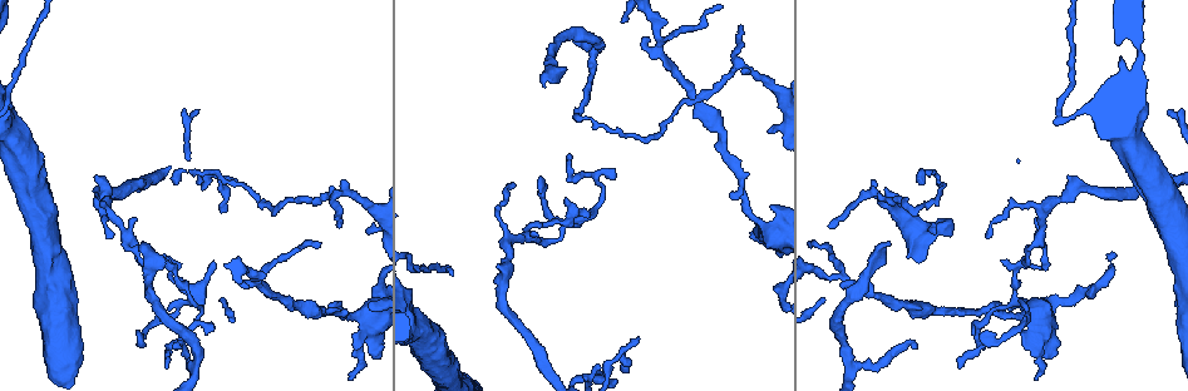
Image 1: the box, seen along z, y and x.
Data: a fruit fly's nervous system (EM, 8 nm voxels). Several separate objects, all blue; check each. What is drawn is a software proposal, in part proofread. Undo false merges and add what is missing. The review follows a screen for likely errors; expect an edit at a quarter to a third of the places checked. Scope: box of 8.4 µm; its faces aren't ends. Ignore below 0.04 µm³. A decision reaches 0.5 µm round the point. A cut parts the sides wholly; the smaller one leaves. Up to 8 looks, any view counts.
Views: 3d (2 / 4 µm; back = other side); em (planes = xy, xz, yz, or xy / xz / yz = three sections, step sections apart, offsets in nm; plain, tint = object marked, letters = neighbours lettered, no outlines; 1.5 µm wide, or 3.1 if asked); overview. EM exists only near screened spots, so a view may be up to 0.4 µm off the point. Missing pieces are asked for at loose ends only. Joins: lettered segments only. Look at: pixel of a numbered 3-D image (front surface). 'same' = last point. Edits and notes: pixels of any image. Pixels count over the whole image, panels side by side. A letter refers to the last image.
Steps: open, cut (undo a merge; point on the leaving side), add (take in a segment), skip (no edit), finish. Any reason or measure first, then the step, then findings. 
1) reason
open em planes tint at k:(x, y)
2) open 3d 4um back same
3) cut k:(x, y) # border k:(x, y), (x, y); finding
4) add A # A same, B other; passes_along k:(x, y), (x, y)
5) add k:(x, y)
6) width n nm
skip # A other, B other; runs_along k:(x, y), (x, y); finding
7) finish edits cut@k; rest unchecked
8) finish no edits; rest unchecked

thick turns thin
open em planes letters at 1:(892, 301)

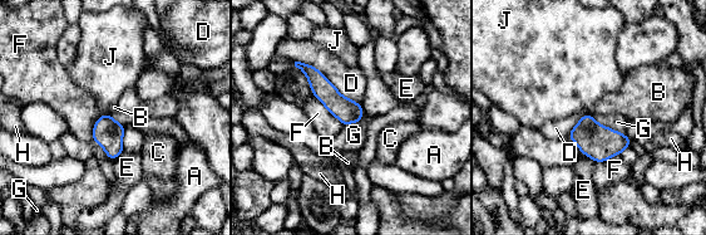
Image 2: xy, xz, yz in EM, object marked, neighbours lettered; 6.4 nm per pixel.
width 160 nm
skip # A other, B other, C other, D other, E other, F other, G other, H other, J other; one neuron here

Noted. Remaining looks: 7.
long arm stops here
open 3d 2um at 1:(544, 88)

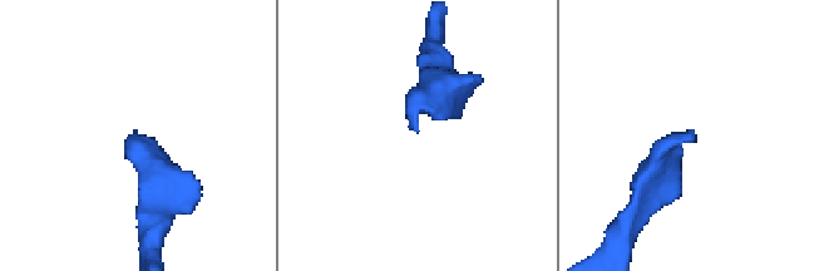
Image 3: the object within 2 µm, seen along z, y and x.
now the EM
open em planes letters at 3:(132, 137)

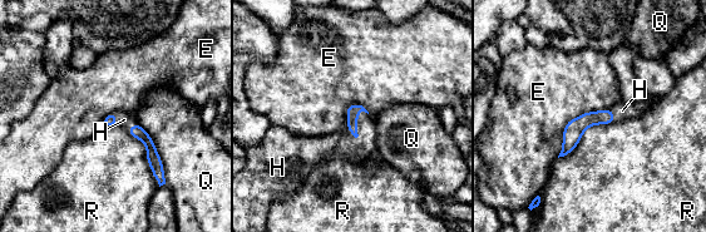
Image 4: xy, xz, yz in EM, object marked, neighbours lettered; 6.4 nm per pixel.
add H # E other, H same, Q other, R other; passes_along 4:(352, 110), (356, 122), (354, 149); the neuron continues

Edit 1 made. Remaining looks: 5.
thin end
open em planes tint at 1:(512, 182)

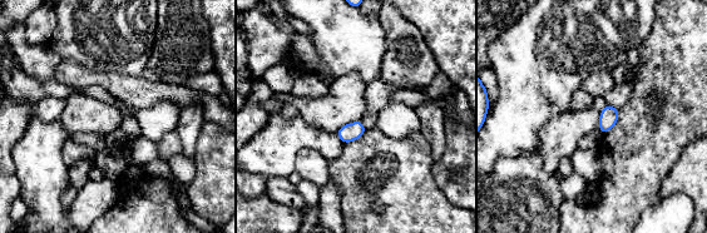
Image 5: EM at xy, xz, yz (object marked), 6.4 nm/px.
what lies round it
open em planes letters same

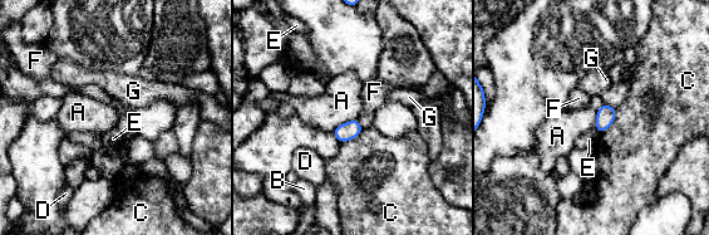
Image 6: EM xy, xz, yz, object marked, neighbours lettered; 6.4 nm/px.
width 110 nm
skip # A other, B other, C other, D other, E other, F other, G other; border 6:(357, 118), (340, 123), (333, 131); no lettered segment goes on from it

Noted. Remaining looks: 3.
finish edits add@4; rest unchecked

